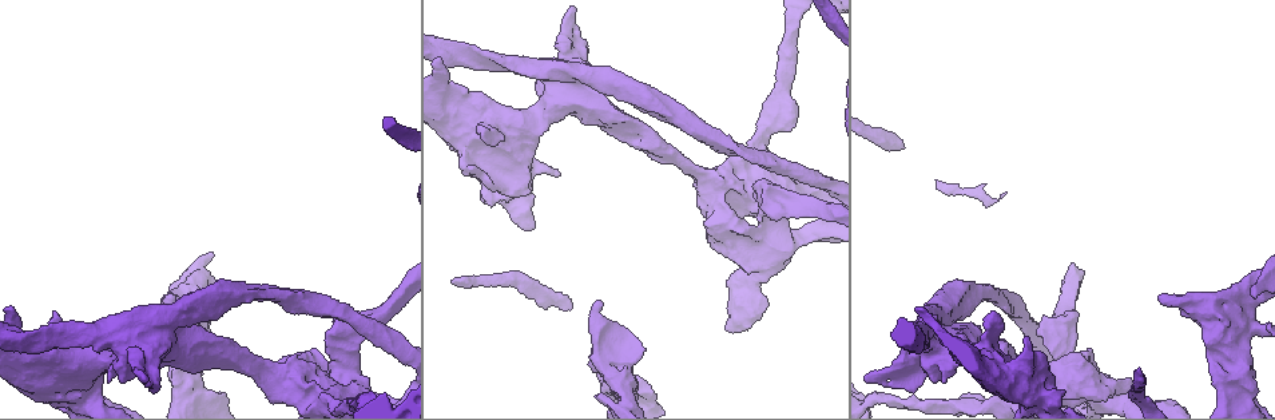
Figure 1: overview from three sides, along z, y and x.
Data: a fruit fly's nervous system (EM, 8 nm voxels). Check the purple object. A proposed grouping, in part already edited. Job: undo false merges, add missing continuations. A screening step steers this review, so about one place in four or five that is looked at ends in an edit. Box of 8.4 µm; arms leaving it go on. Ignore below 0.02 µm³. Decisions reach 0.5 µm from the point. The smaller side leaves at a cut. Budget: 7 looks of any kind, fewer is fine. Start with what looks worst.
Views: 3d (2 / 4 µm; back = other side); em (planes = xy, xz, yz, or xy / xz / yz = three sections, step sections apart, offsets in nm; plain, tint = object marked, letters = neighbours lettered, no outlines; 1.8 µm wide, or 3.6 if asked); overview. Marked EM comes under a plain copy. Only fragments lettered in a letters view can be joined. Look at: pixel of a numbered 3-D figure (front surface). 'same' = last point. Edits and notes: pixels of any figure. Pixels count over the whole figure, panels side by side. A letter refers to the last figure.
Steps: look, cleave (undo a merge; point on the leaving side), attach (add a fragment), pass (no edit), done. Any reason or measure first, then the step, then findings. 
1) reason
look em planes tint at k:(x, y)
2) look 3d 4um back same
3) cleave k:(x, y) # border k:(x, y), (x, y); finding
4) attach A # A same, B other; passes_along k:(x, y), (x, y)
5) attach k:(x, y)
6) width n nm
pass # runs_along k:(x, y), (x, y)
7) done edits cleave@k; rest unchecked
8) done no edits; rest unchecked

arms run side by side
look em 3.6um planes letters at 1:(297, 387)

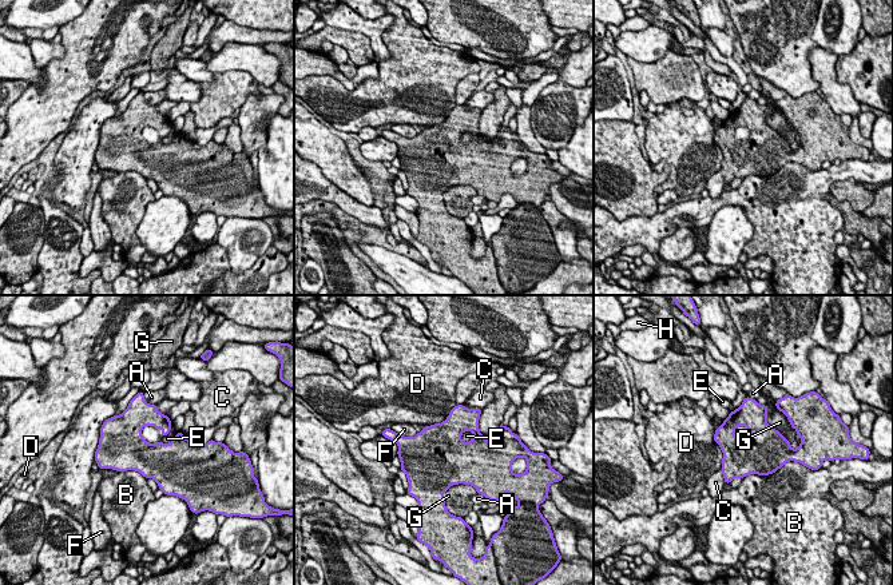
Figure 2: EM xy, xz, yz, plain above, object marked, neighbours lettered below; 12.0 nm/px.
pass # A other, B other, C other, D other, E other, F other, G other, H other; border 2:(473, 433), (464, 432), (460, 440); continuous, no second neuron

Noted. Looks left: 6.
thin end
look em 3.6um planes letters at 1:(1141, 375)

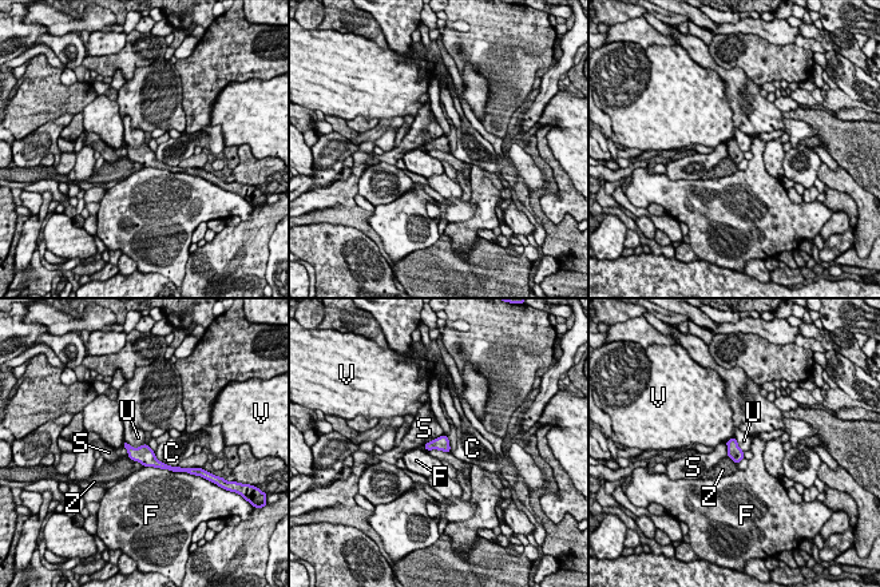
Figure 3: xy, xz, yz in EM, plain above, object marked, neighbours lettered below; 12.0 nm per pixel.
pass # C other, F other, S other, U other, V other, Z other; border 3:(423, 445), (427, 449), (450, 452); none of them fits

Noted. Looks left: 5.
thick turns thin
look em 3.6um planes letters at 1:(605, 341)

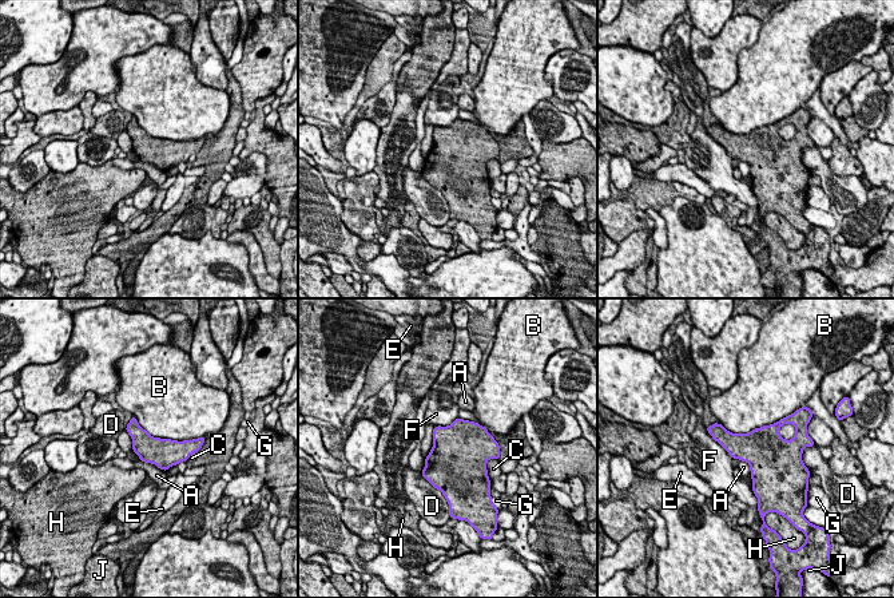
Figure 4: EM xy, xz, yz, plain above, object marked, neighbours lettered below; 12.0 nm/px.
pass # A other, B other, C other, D other, E other, F other, G other, H other, J other; border 4:(139, 459), (154, 463), (165, 471); continuous, no second neuron

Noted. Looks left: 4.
done no edits; rest unchecked

